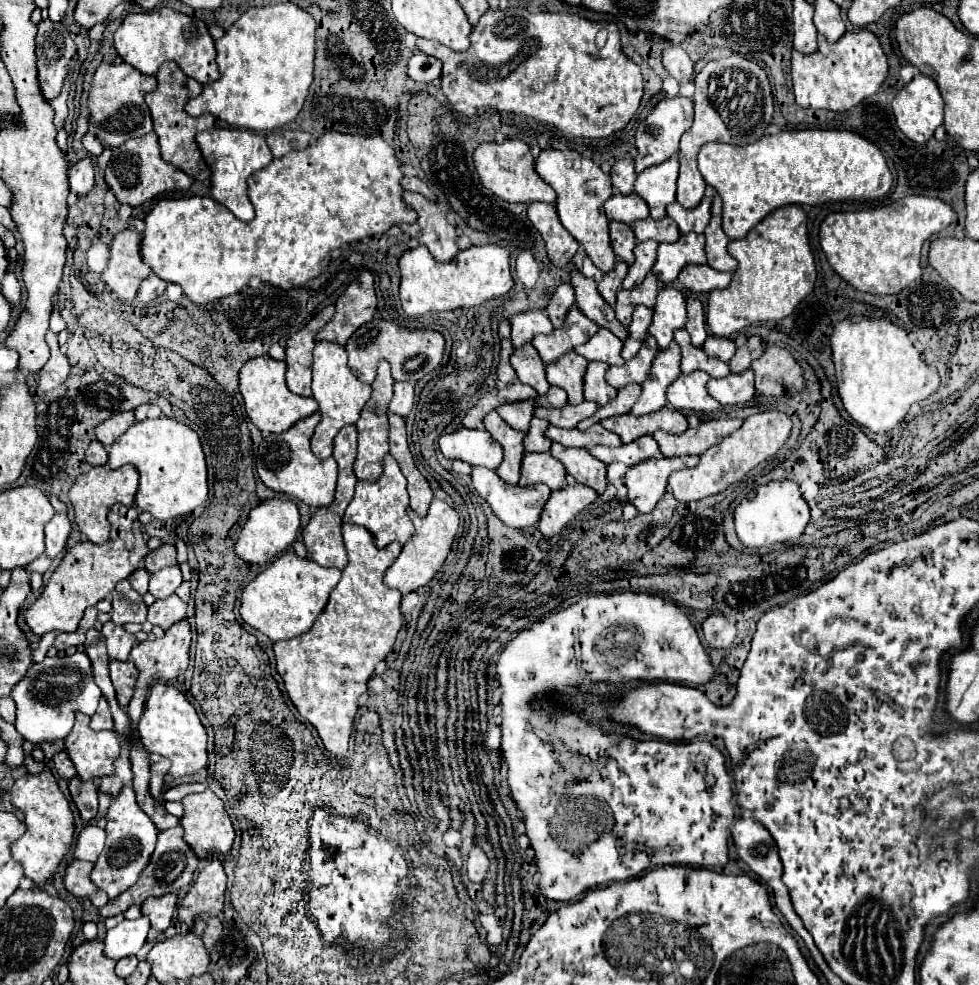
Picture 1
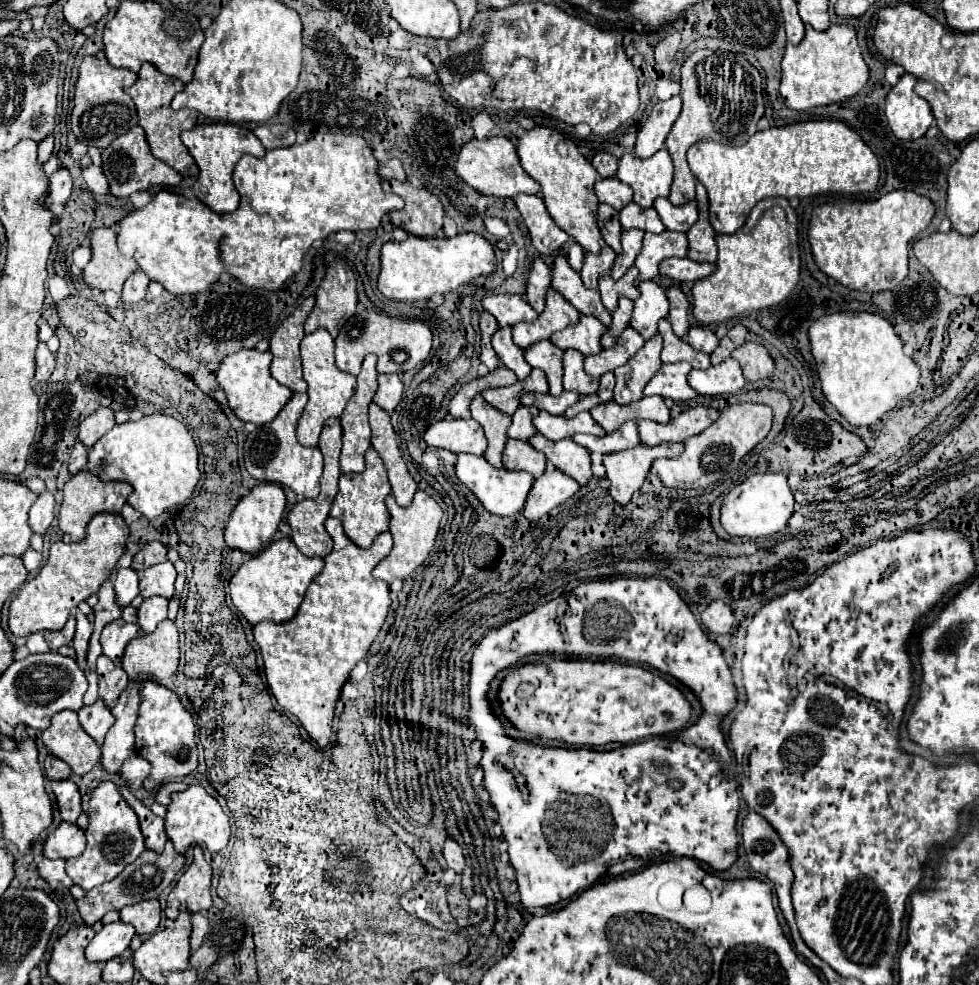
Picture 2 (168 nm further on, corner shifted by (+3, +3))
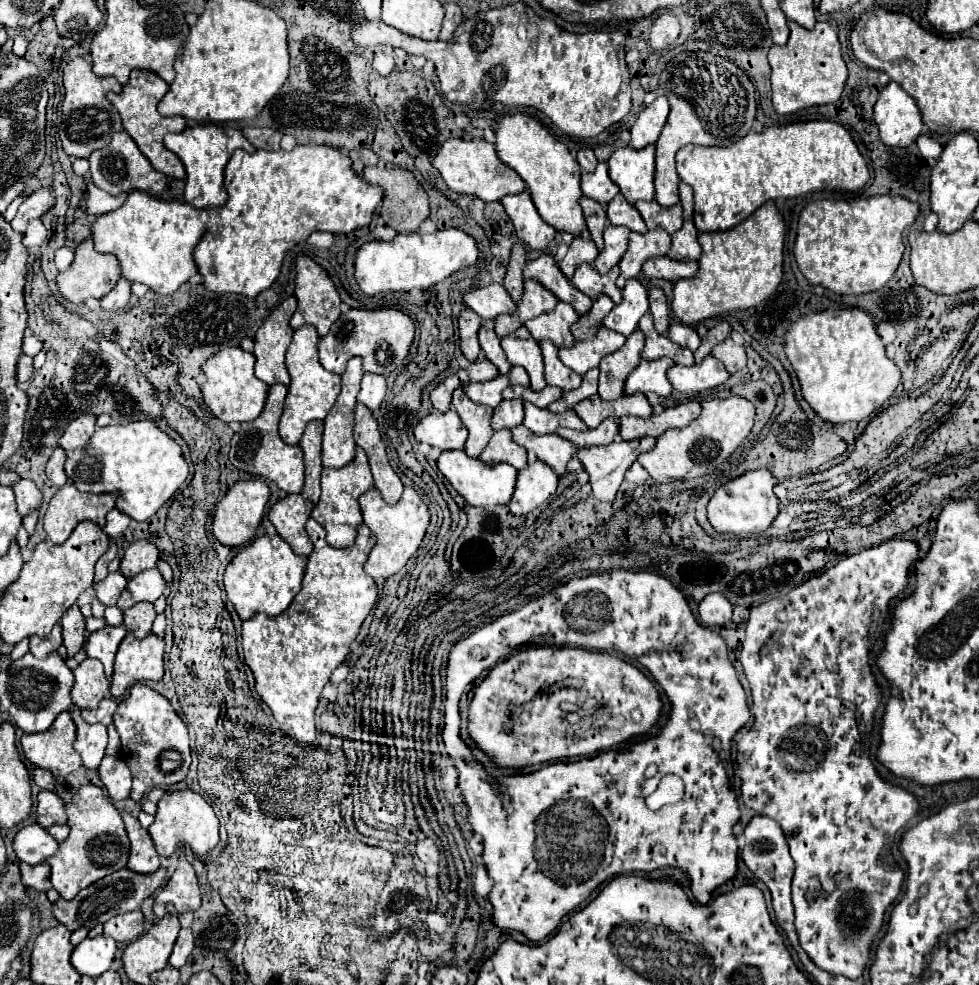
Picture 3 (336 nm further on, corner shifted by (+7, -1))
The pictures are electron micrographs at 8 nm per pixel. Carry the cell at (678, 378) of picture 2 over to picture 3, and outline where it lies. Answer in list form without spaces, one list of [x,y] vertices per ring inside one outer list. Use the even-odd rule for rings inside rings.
[[[668,358],[640,360],[640,364],[628,374],[628,380],[624,382],[624,394],[656,392],[660,398],[670,396],[672,384],[666,378],[666,370],[670,366],[674,366],[674,362]]]

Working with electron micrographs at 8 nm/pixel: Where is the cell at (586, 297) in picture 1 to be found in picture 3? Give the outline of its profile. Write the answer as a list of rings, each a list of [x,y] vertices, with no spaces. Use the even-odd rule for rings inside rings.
[[[542,254],[540,258],[526,262],[524,278],[538,280],[542,286],[554,292],[558,300],[572,304],[578,314],[586,314],[592,306],[592,300],[570,284],[570,280],[560,272],[556,260],[550,254]]]

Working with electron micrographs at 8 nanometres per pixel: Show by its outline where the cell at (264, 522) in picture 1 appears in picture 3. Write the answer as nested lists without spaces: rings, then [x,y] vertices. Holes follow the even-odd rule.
[[[246,478],[246,480],[234,482],[228,488],[228,492],[222,496],[222,500],[216,502],[210,532],[224,546],[230,546],[230,548],[246,546],[256,536],[256,528],[260,526],[260,520],[264,516],[264,508],[266,508],[268,498],[270,498],[270,490],[268,490],[266,482],[260,482],[260,478]]]

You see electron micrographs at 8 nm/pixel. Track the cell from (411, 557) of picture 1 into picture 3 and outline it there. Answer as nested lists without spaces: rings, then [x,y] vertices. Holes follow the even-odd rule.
[[[404,488],[400,500],[396,504],[384,504],[380,492],[376,490],[368,490],[364,492],[360,498],[360,512],[362,512],[362,520],[364,524],[372,530],[374,538],[376,538],[376,544],[374,548],[370,550],[370,556],[368,560],[364,562],[364,572],[370,574],[374,580],[378,578],[390,578],[392,574],[396,574],[412,556],[414,552],[418,550],[422,538],[424,538],[424,532],[428,528],[428,522],[430,522],[430,512],[428,512],[428,506],[424,504],[424,500],[420,498],[420,494],[414,490],[414,488]]]

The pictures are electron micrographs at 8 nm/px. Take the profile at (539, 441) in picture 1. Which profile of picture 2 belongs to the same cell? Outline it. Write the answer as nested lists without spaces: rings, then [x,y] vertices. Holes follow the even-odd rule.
[[[520,406],[514,416],[512,416],[512,426],[508,428],[508,438],[516,438],[516,440],[530,440],[536,430],[534,430],[534,416],[538,414],[536,408],[526,408],[526,406]]]

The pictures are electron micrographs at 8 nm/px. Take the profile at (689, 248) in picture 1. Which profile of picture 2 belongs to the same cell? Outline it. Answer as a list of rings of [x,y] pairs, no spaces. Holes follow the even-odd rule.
[[[664,230],[662,234],[646,234],[642,252],[636,258],[636,268],[640,270],[640,284],[652,280],[658,274],[660,262],[666,258],[684,258],[688,256],[688,236],[684,232]]]

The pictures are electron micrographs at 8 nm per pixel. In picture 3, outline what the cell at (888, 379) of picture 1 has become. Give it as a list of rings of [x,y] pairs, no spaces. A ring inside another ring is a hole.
[[[828,308],[802,316],[784,334],[784,354],[798,376],[802,398],[826,422],[860,422],[874,416],[900,384],[898,366],[886,358],[872,318],[860,308]]]

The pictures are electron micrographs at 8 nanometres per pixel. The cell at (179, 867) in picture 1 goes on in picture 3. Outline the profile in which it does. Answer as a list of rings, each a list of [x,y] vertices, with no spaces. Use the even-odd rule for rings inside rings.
[[[122,868],[118,872],[112,872],[110,876],[90,884],[88,888],[84,888],[74,900],[62,900],[58,898],[54,904],[52,904],[52,914],[54,918],[64,924],[70,932],[78,930],[78,928],[92,928],[96,924],[104,924],[108,922],[110,918],[118,916],[118,914],[126,914],[126,912],[132,912],[132,910],[138,910],[140,904],[154,892],[162,886],[162,880],[164,880],[164,868],[156,870],[154,874],[136,874],[136,872],[130,872],[128,868]]]

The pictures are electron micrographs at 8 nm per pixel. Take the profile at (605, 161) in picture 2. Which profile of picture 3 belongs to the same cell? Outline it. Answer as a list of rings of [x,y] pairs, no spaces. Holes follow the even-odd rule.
[[[590,148],[578,150],[576,160],[578,160],[578,164],[580,164],[582,172],[592,172],[592,170],[596,168],[596,164],[598,164],[598,160],[596,160],[596,156],[594,156],[594,152],[592,152]]]

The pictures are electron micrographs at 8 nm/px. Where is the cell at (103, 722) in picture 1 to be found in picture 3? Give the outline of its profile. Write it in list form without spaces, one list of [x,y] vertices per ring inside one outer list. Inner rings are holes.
[[[78,708],[72,710],[72,718],[74,718],[76,728],[78,728],[74,750],[80,754],[82,766],[88,768],[88,770],[94,770],[94,768],[100,766],[100,760],[104,758],[104,750],[106,750],[106,742],[108,742],[106,726],[86,724],[82,720]]]

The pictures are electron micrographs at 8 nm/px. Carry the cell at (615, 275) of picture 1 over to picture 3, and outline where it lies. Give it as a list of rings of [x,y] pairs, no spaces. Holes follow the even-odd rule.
[[[576,236],[566,252],[566,256],[558,262],[558,268],[562,270],[562,274],[566,278],[572,278],[574,270],[578,264],[586,262],[586,264],[592,264],[598,256],[598,248],[594,246],[594,242],[590,238],[584,238],[584,236]]]

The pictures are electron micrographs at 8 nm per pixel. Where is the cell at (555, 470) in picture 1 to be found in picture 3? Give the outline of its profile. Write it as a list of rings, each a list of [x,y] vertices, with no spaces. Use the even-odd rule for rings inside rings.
[[[508,428],[498,430],[492,434],[492,440],[488,442],[488,446],[484,448],[484,454],[478,456],[482,462],[486,464],[498,464],[498,462],[506,462],[512,464],[516,470],[526,466],[526,450],[520,448],[514,440]]]

